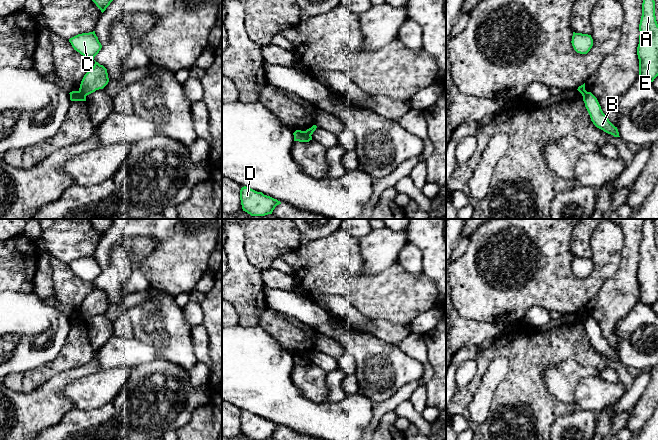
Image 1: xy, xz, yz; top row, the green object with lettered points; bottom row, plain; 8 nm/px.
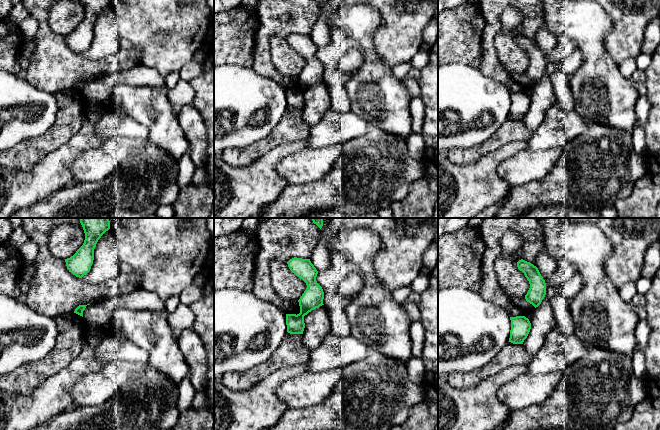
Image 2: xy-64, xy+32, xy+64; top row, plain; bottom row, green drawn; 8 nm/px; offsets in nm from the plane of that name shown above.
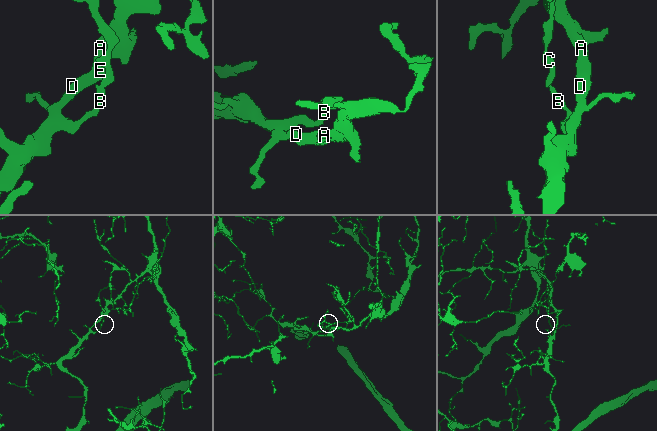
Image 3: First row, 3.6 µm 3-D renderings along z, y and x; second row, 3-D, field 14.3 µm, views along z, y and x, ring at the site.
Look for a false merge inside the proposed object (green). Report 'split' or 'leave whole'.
split

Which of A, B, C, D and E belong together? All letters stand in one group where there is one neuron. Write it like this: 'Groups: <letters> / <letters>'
Groups: A B D E / C

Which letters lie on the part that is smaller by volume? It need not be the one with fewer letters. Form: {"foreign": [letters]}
{"foreign": ["C"]}

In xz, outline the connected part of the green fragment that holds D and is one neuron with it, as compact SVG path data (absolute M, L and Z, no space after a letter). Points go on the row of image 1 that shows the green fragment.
M242 187L240 190L240 200L243 211L251 216L265 216L272 214L275 207L281 204L280 201L270 196L257 192L249 187Z

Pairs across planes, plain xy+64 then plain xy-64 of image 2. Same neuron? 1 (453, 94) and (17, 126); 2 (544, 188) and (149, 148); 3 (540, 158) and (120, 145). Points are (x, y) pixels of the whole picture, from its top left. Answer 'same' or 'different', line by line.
1: same
2: same
3: same

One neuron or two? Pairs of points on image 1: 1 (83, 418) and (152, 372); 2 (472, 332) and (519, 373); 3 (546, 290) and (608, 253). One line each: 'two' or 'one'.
1: one
2: two
3: one

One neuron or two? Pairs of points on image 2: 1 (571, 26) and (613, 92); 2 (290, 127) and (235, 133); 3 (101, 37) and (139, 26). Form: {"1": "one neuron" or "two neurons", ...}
{"1": "one neuron", "2": "two neurons", "3": "two neurons"}

